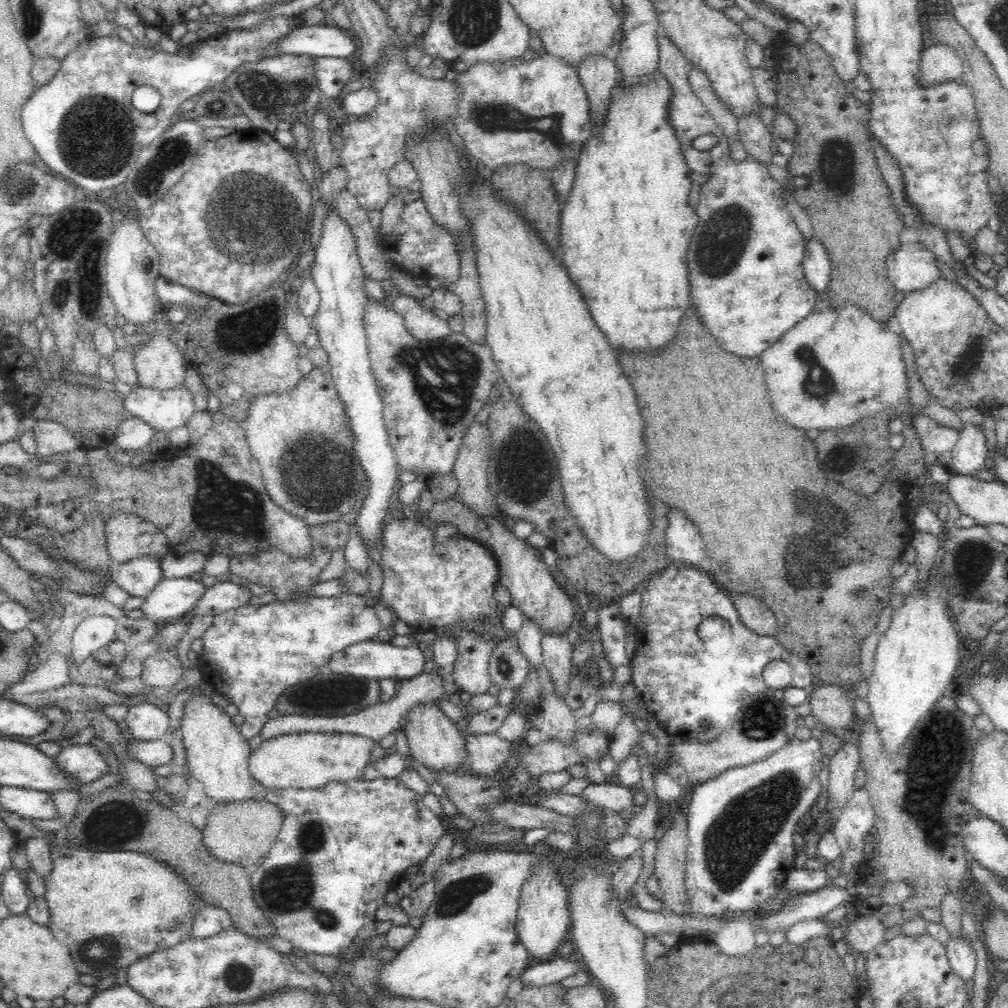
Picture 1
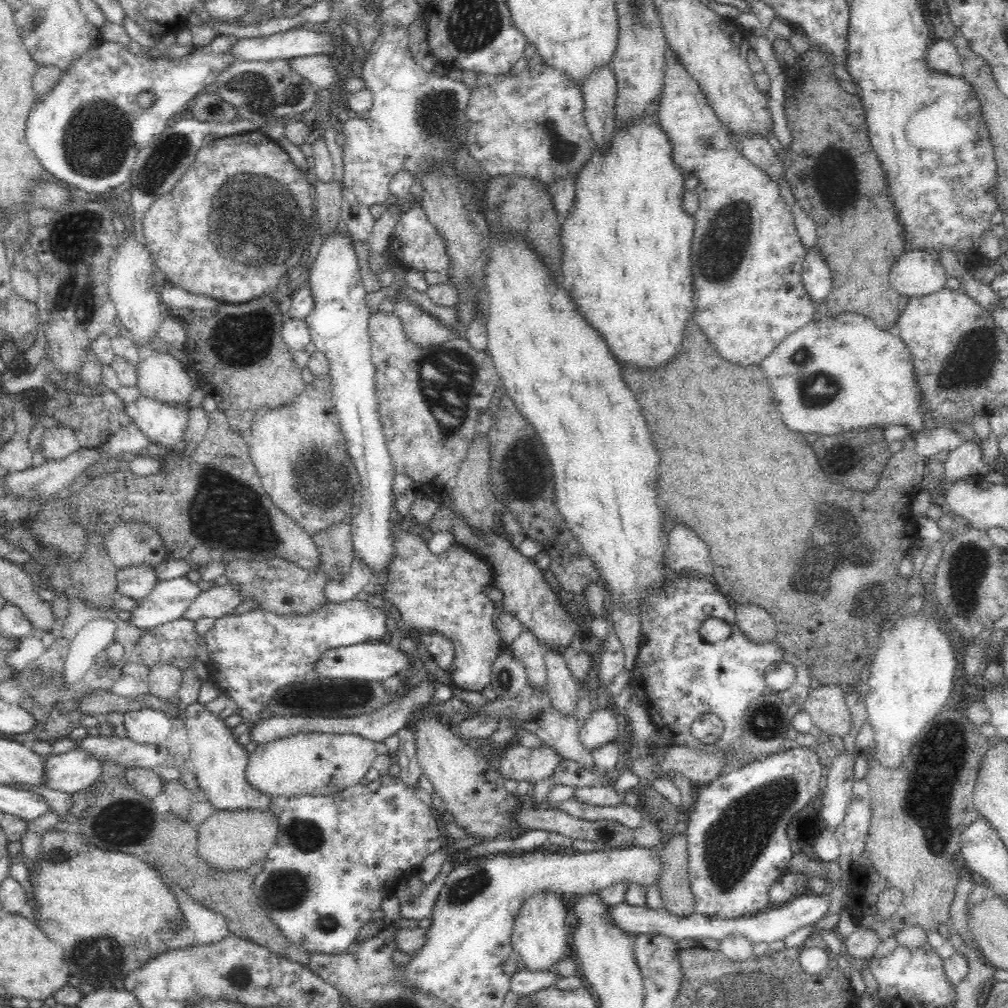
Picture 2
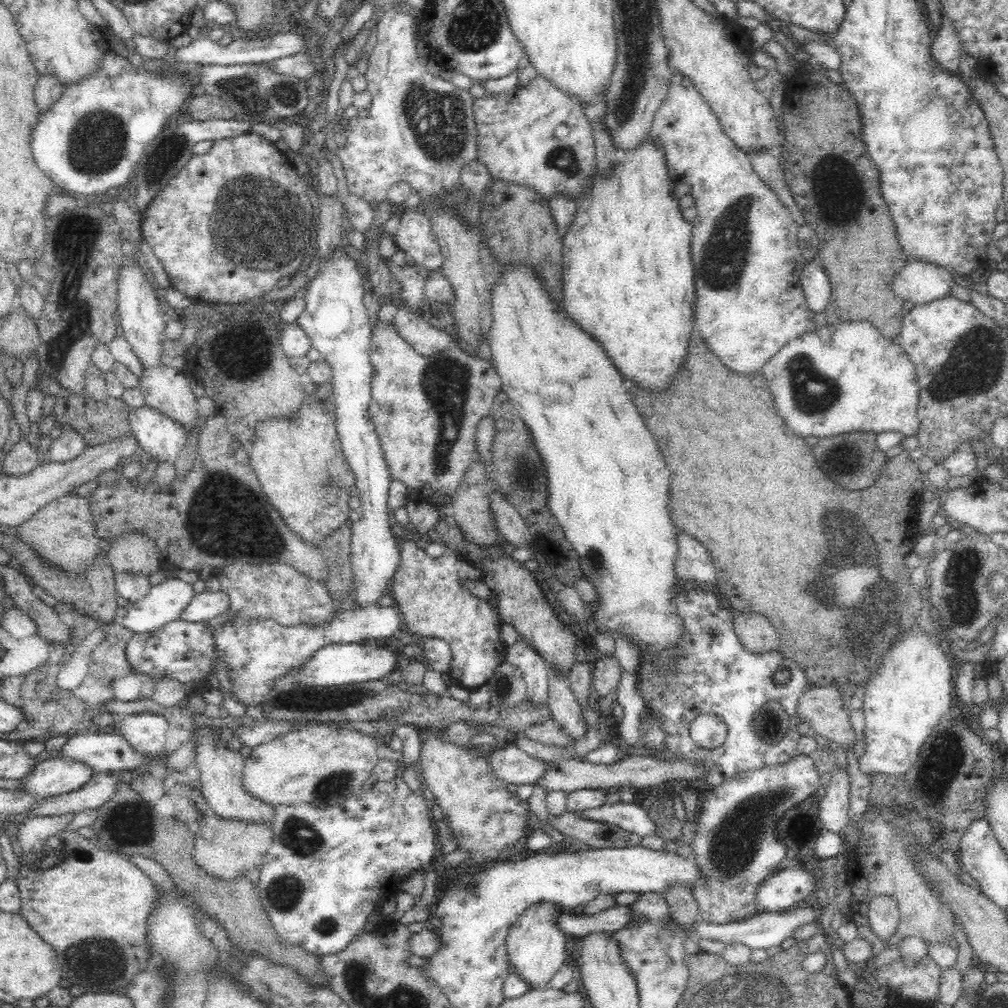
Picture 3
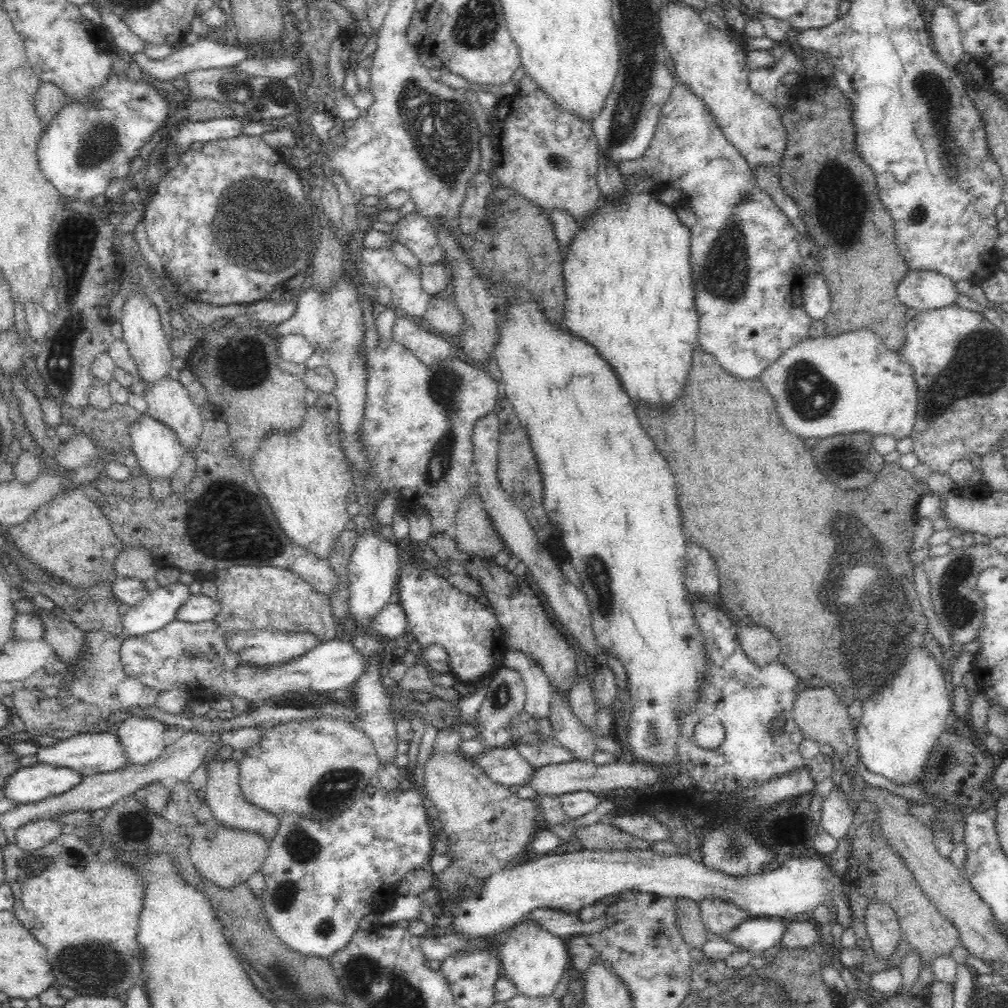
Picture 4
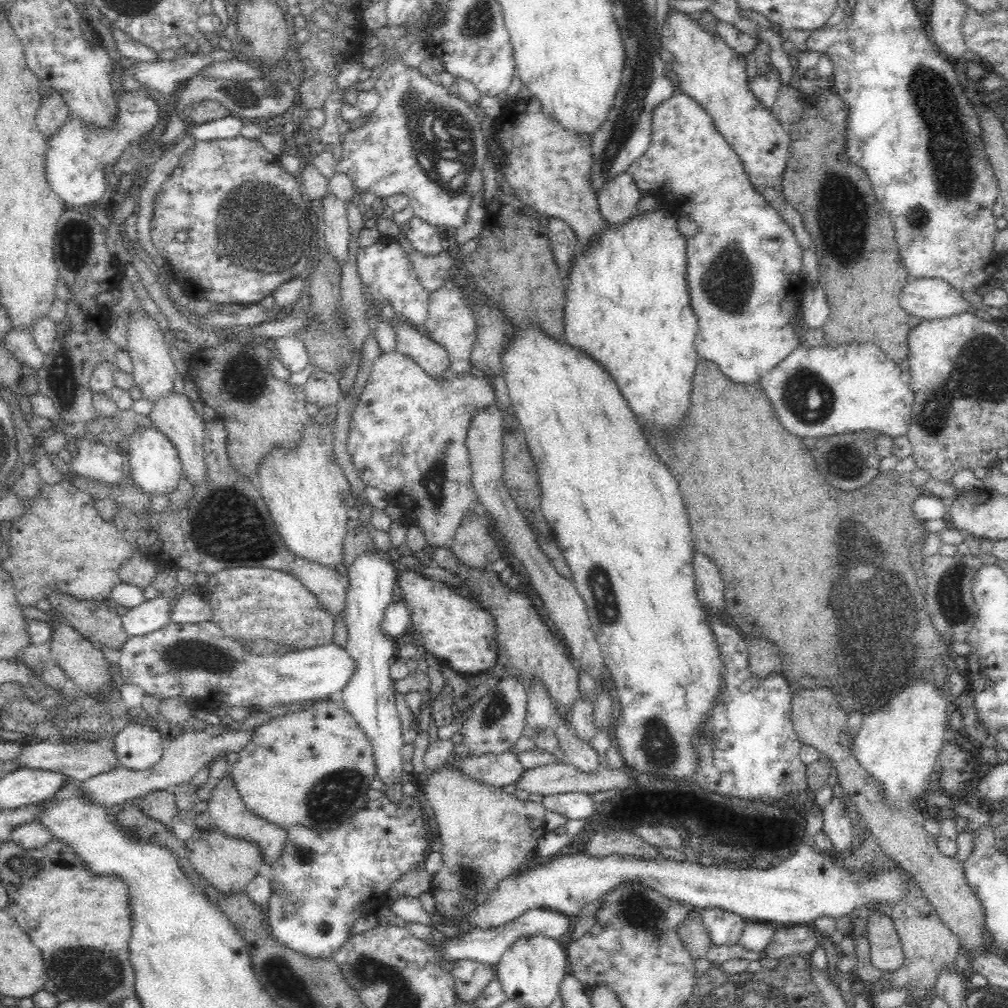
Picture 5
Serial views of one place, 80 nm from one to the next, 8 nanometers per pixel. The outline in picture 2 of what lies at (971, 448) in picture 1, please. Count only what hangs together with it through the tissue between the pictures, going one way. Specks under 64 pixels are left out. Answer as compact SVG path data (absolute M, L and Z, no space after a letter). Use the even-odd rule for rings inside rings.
M965 441L960 448L947 454L943 464L946 470L946 482L967 477L982 477L992 472L992 468L982 460L982 450L976 442Z

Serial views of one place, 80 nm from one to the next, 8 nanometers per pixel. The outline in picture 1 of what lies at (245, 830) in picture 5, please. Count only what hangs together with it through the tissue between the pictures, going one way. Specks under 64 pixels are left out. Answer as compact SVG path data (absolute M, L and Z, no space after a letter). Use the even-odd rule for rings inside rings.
M198 690L193 699L186 703L185 708L181 729L187 770L198 782L202 782L207 799L214 804L264 800L267 788L254 781L248 768L253 750L248 747L248 741L240 735L224 709L215 706L210 697L200 696Z

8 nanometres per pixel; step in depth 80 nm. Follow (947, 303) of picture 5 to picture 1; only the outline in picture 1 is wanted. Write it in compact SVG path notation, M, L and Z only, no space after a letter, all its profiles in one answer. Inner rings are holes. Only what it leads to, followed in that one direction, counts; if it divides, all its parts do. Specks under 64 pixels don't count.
M920 241L901 244L887 256L888 280L896 291L911 293L924 290L940 280L939 261Z

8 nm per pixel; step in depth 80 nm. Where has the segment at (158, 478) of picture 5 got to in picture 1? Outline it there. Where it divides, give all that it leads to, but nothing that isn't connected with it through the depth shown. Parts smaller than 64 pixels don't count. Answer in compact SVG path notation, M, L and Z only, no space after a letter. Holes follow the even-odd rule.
M137 384L130 396L123 397L123 404L132 418L140 418L156 433L172 434L174 429L184 427L195 412L186 387L160 391Z

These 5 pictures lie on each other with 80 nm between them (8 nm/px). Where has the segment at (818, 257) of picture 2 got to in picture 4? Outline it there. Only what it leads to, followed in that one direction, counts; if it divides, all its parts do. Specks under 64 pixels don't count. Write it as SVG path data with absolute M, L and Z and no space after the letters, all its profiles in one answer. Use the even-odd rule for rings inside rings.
M820 272L803 276L803 299L804 311L808 313L808 317L812 321L823 320L829 313L831 307L830 293Z

